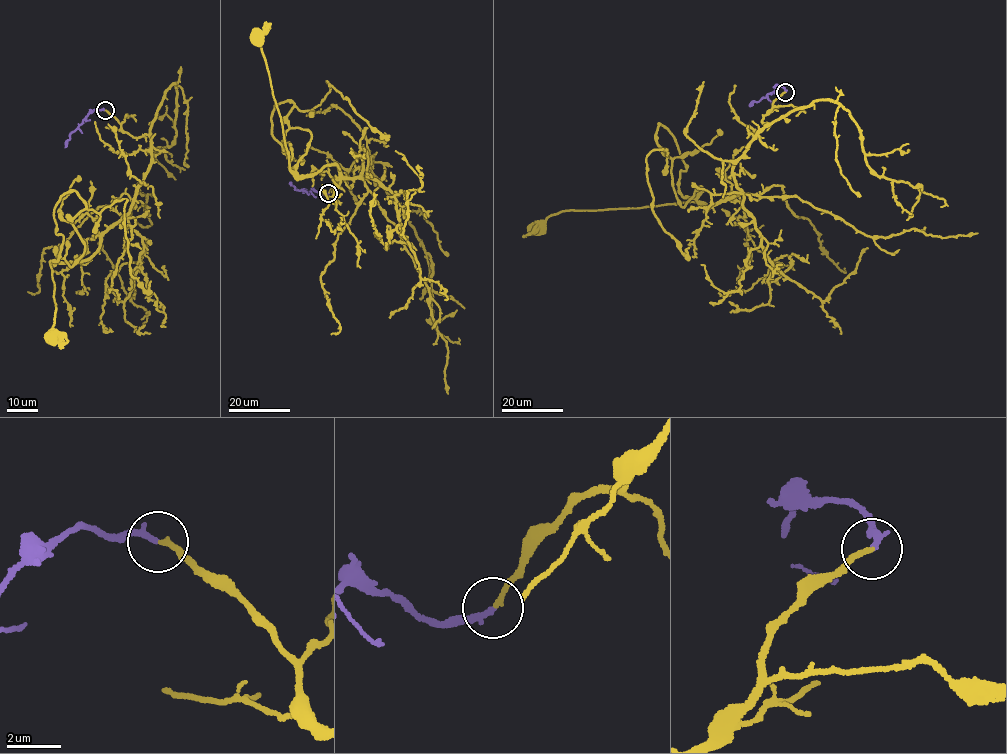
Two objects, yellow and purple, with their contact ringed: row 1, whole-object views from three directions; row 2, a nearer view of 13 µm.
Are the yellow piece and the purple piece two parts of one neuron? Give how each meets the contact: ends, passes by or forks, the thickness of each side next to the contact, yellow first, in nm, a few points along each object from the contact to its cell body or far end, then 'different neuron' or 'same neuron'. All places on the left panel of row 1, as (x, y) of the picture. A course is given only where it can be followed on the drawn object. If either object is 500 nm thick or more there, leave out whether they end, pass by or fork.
yellow ends there; purple ends there; 190 nm thick on the yellow side, 220 nm on the other; yellow runs (105, 110), (134, 138), (149, 137), (151, 158), (129, 213), (105, 230), (95, 252), (50, 264), (52, 337); purple runs (105, 110), (91, 111), (71, 132), (65, 147); same neuron

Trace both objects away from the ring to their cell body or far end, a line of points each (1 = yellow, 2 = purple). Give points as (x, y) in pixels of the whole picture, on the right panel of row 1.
1: (785, 92), (735, 163), (733, 175), (739, 192), (705, 211), (694, 201), (569, 210), (551, 214), (537, 228)
2: (785, 92), (777, 86), (749, 106)

